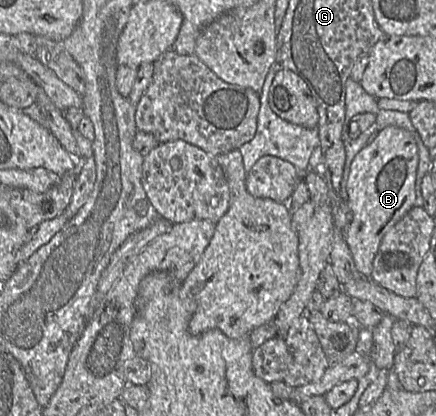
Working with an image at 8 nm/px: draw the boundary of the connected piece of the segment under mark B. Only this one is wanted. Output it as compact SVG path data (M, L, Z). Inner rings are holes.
M393 126L381 130L356 154L351 163L345 181L344 197L353 213L353 220L344 231L343 238L352 253L358 272L366 278L371 275L373 260L384 234L415 205L418 165L419 151L414 137L409 131Z

